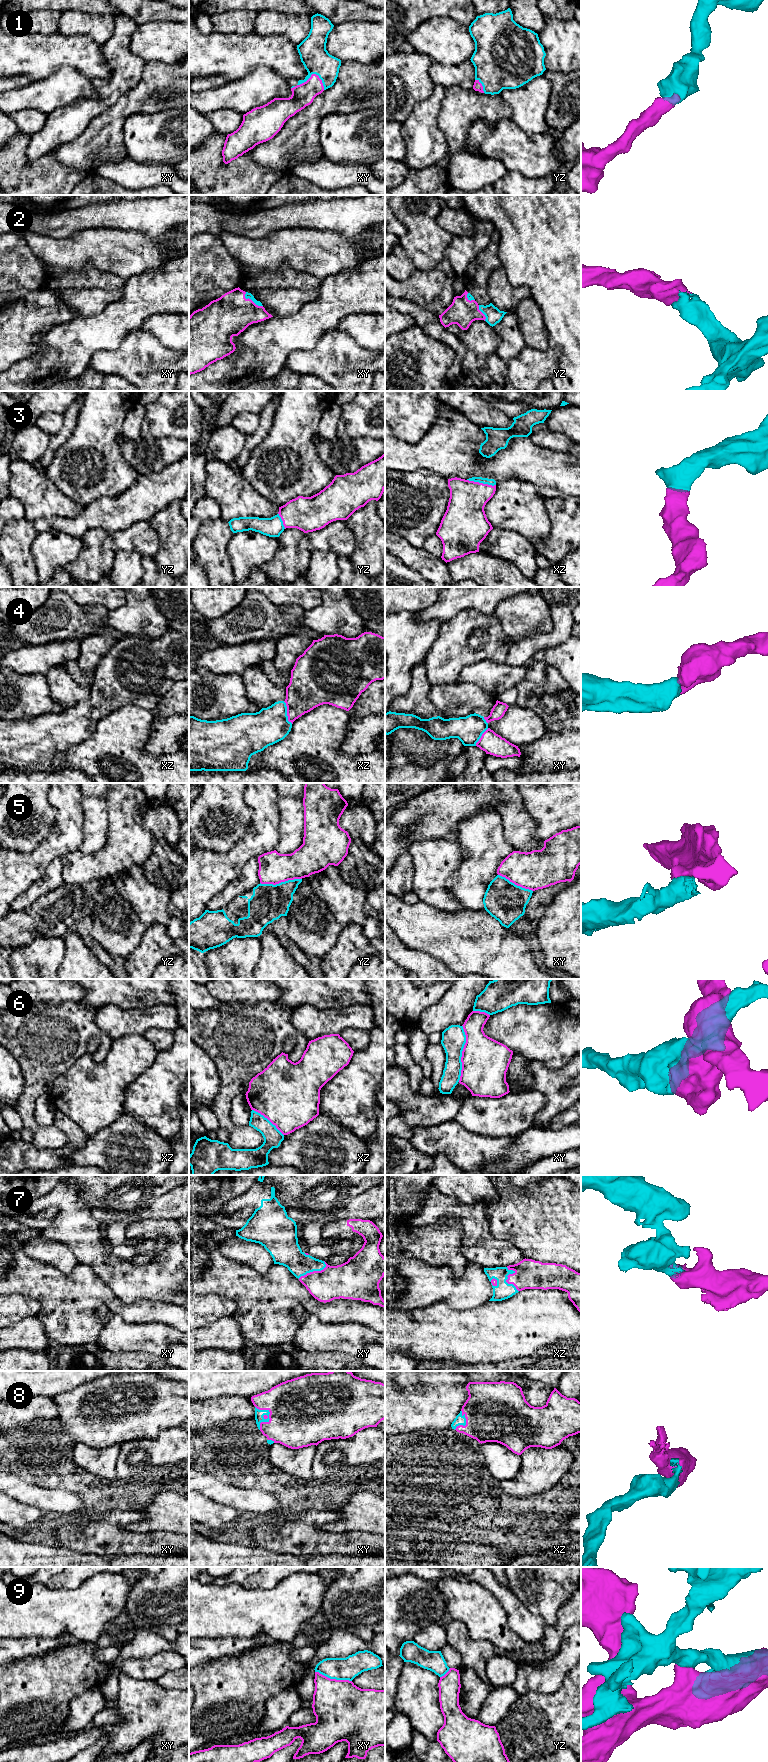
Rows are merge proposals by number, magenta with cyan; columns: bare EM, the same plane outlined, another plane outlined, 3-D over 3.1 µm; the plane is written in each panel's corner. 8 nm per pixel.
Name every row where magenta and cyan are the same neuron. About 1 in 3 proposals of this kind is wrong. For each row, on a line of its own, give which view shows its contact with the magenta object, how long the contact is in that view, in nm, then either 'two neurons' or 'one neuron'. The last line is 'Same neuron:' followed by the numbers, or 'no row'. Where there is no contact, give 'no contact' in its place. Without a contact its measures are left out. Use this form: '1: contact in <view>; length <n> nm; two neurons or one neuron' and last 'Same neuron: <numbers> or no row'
1: contact in xy; length 220 nm; one neuron
2: contact in xy; length 180 nm; one neuron
3: contact in xz; length 240 nm; one neuron
4: contact in xz; length 200 nm; one neuron
5: contact in yz; length 340 nm; two neurons
6: contact in xy; length 460 nm; two neurons
7: contact in xz; length 220 nm; one neuron
8: contact in xy; length 200 nm; one neuron
9: contact in xy; length 300 nm; two neurons
Same neuron: 1, 2, 3, 4, 7, 8

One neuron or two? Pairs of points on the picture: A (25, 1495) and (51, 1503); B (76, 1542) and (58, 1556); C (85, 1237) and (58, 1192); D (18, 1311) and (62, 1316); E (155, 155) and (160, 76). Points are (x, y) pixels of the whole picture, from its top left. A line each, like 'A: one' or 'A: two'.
A: one
B: two
C: one
D: two
E: two

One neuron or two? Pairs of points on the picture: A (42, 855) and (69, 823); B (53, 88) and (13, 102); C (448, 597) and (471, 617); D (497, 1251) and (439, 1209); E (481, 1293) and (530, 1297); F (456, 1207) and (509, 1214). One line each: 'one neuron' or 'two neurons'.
A: one neuron
B: one neuron
C: two neurons
D: one neuron
E: two neurons
F: two neurons

